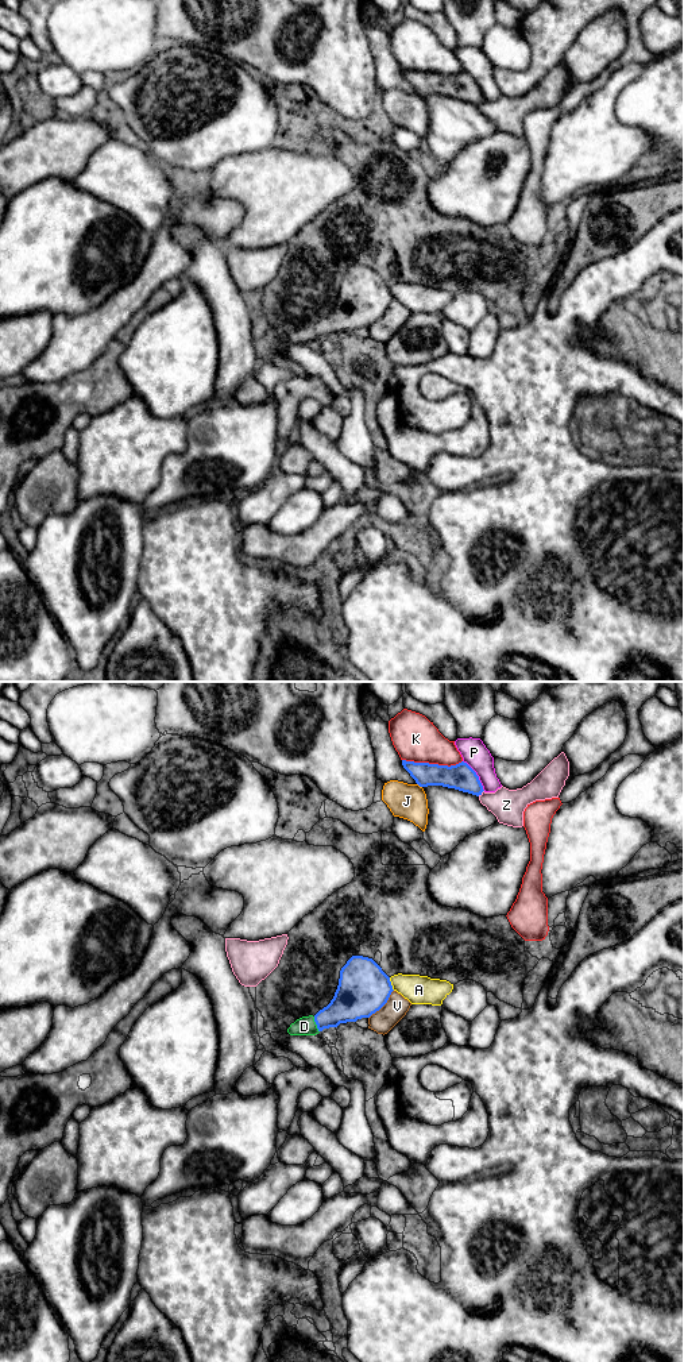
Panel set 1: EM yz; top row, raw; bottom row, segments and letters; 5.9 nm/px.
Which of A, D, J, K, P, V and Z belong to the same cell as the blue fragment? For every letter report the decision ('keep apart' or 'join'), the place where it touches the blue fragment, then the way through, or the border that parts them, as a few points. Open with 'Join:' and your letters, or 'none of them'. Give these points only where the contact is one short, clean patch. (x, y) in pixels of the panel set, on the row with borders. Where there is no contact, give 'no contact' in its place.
Join: D
A: keep apart | yz (390, 984)
D: join | yz (317, 1025) | across yz (351, 1002), (317, 1025), (304, 1026)
J: keep apart | yz (420, 786)
K: keep apart | yz (432, 764)
P: keep apart | yz (476, 775)
V: keep apart | yz (383, 1004)
Z: keep apart | yz (480, 793)

